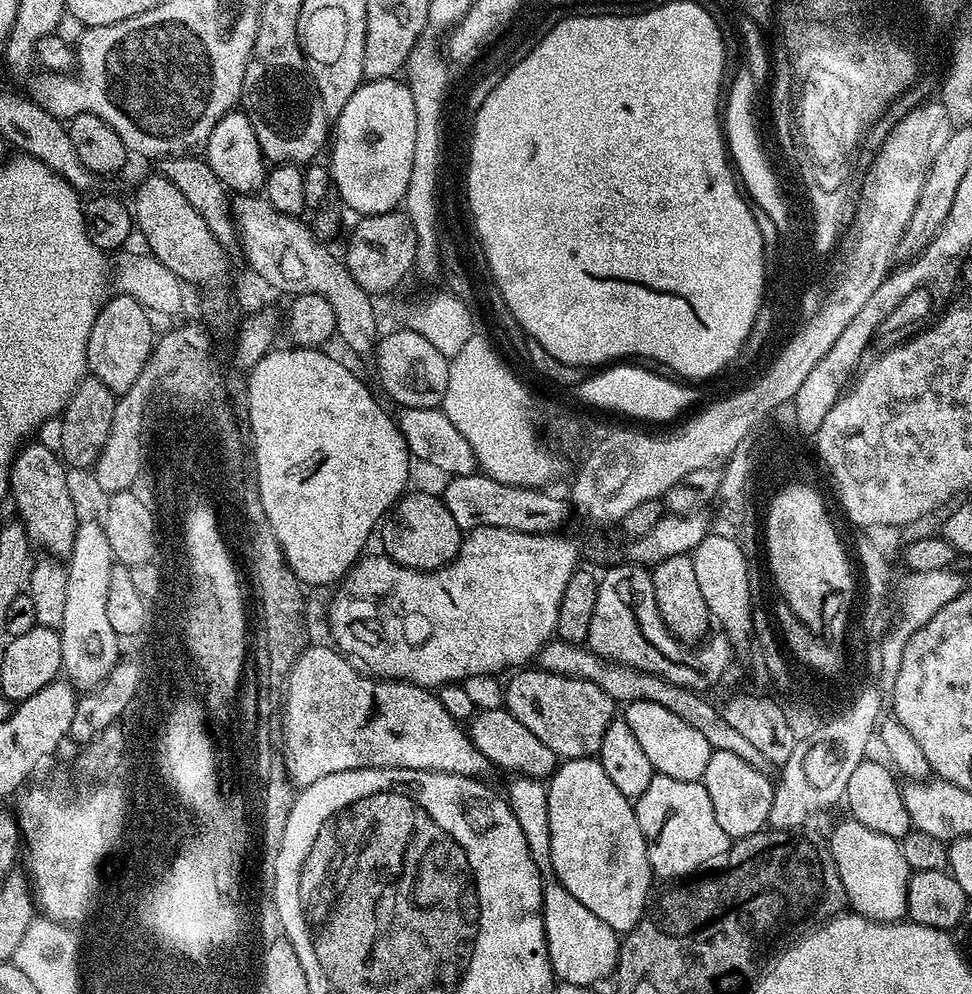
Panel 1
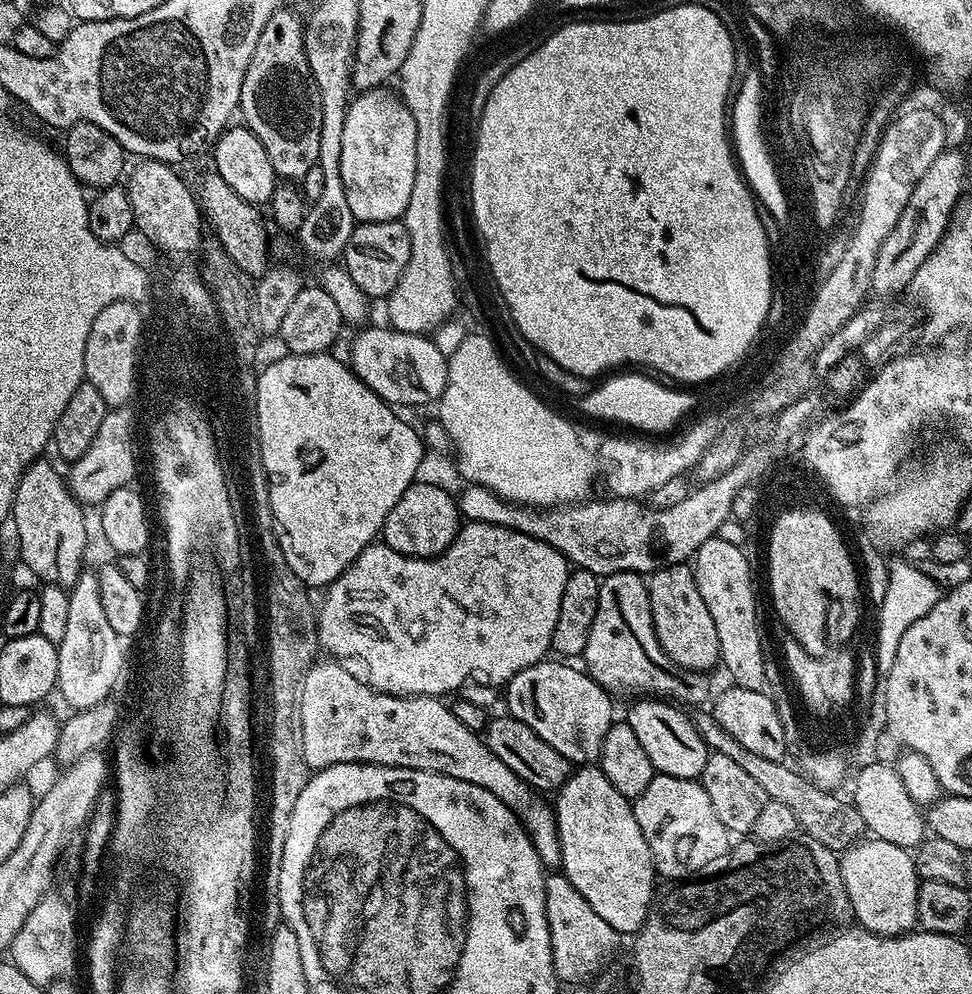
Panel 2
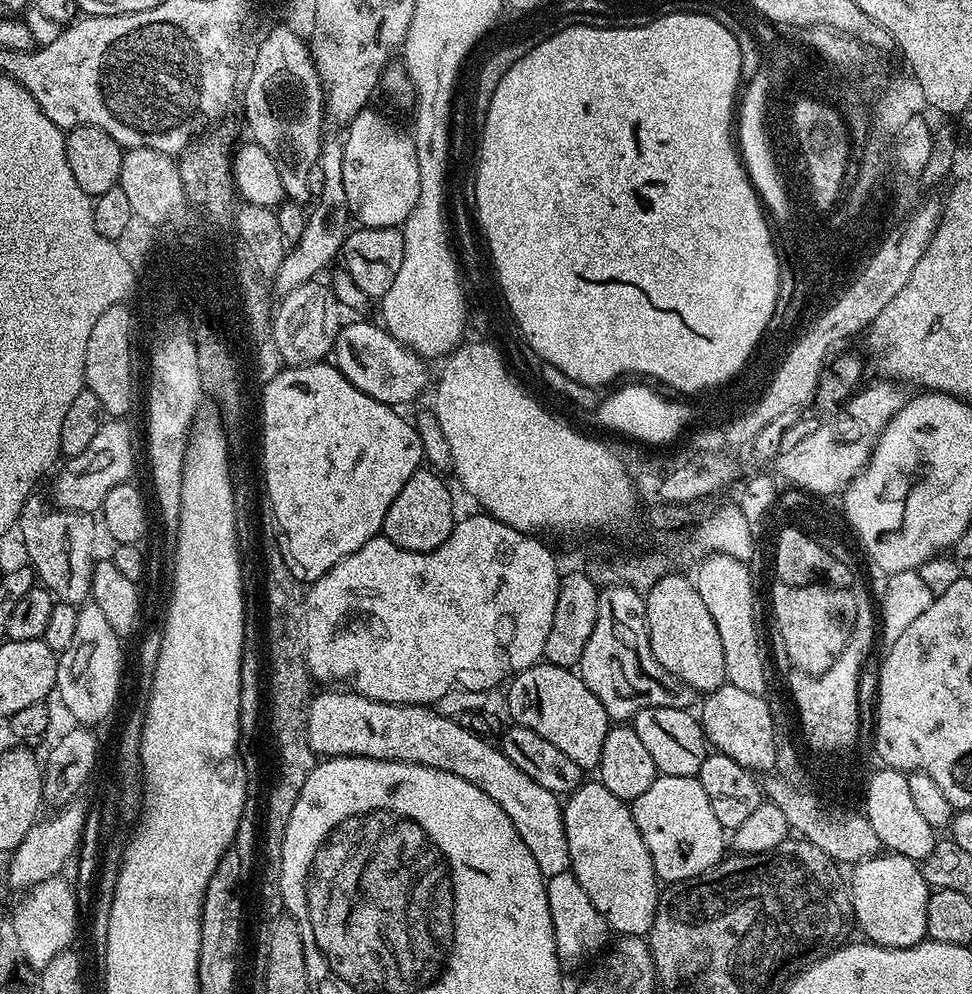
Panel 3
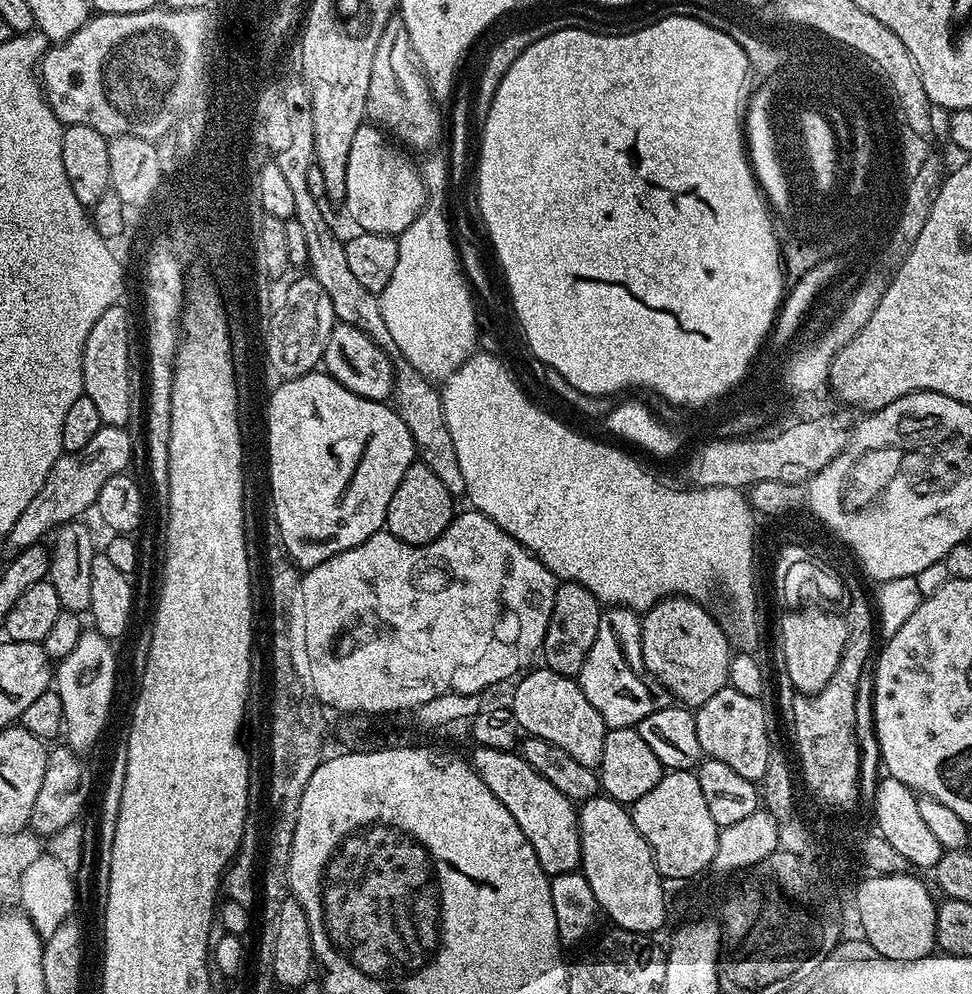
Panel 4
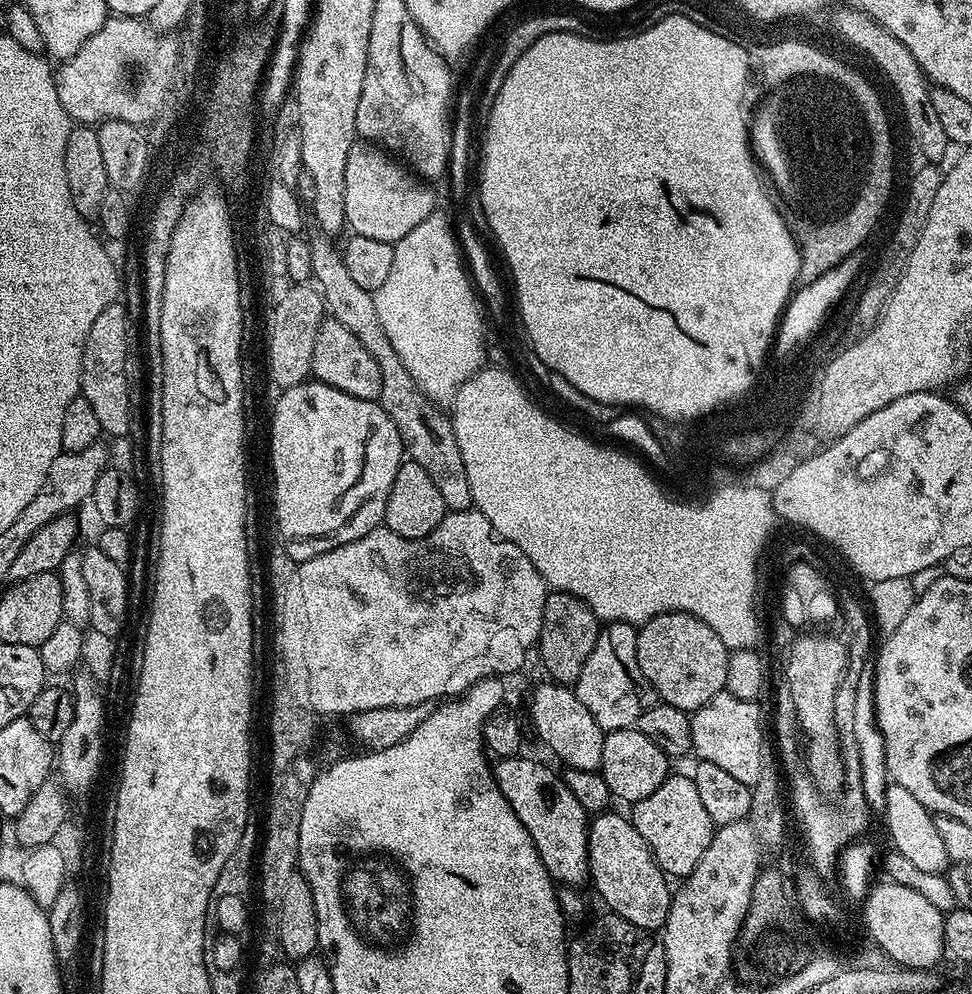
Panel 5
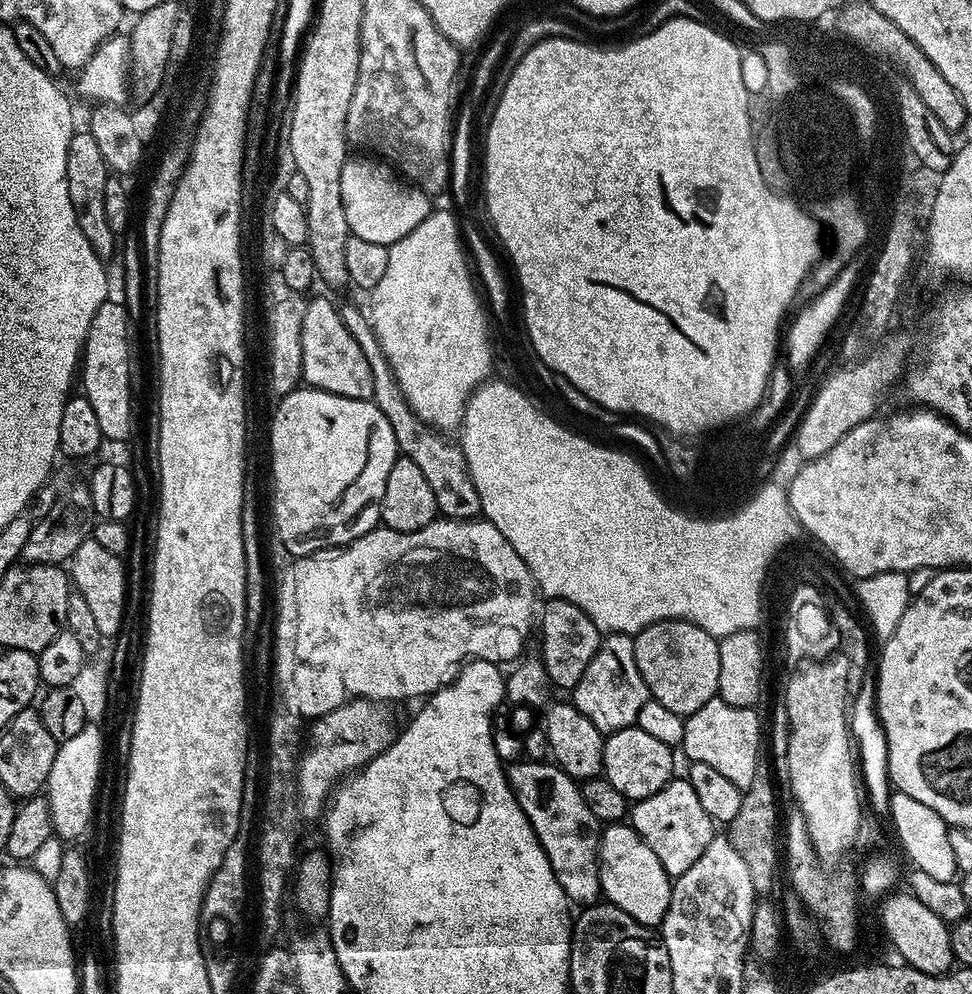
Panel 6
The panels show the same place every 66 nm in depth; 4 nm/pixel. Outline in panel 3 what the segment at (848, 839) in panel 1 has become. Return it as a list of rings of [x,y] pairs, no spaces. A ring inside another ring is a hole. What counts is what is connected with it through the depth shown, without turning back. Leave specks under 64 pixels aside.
[[[881,854],[863,860],[851,872],[852,915],[871,943],[881,944],[883,948],[909,948],[927,937],[926,902],[930,889],[917,861]]]

